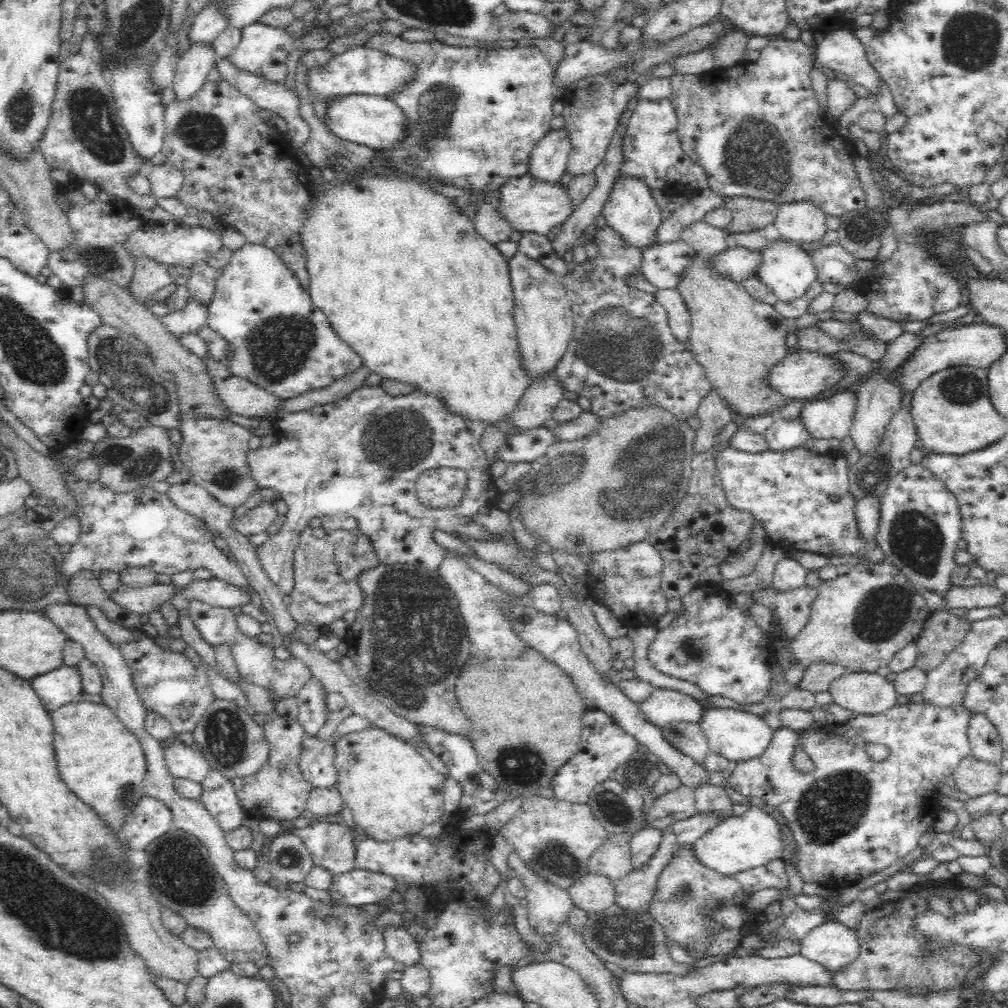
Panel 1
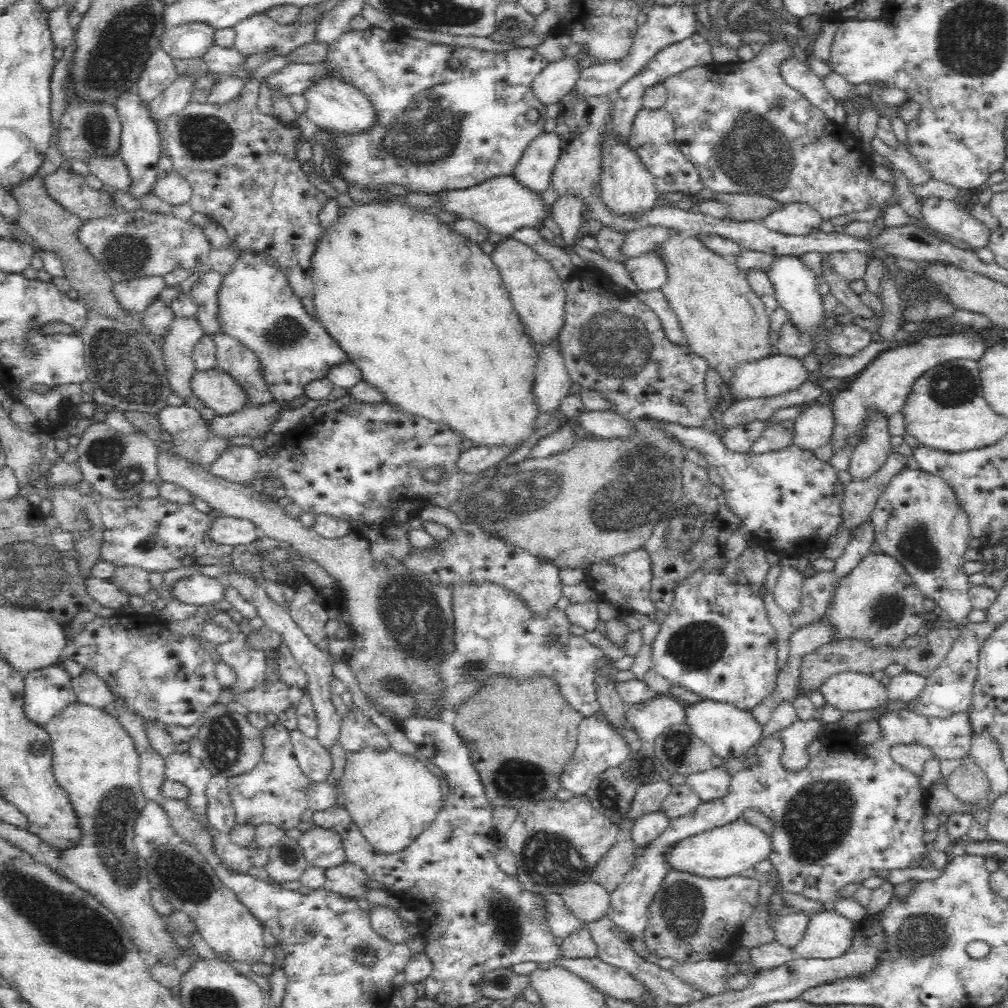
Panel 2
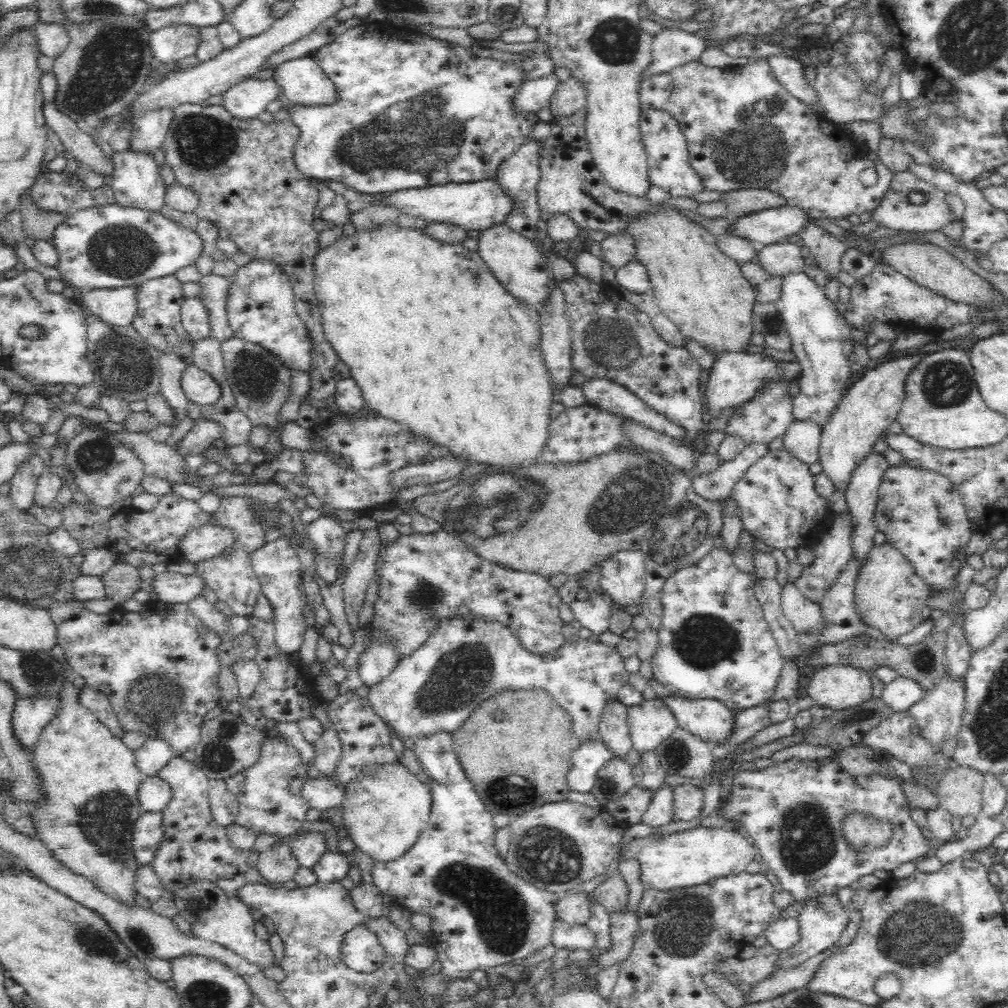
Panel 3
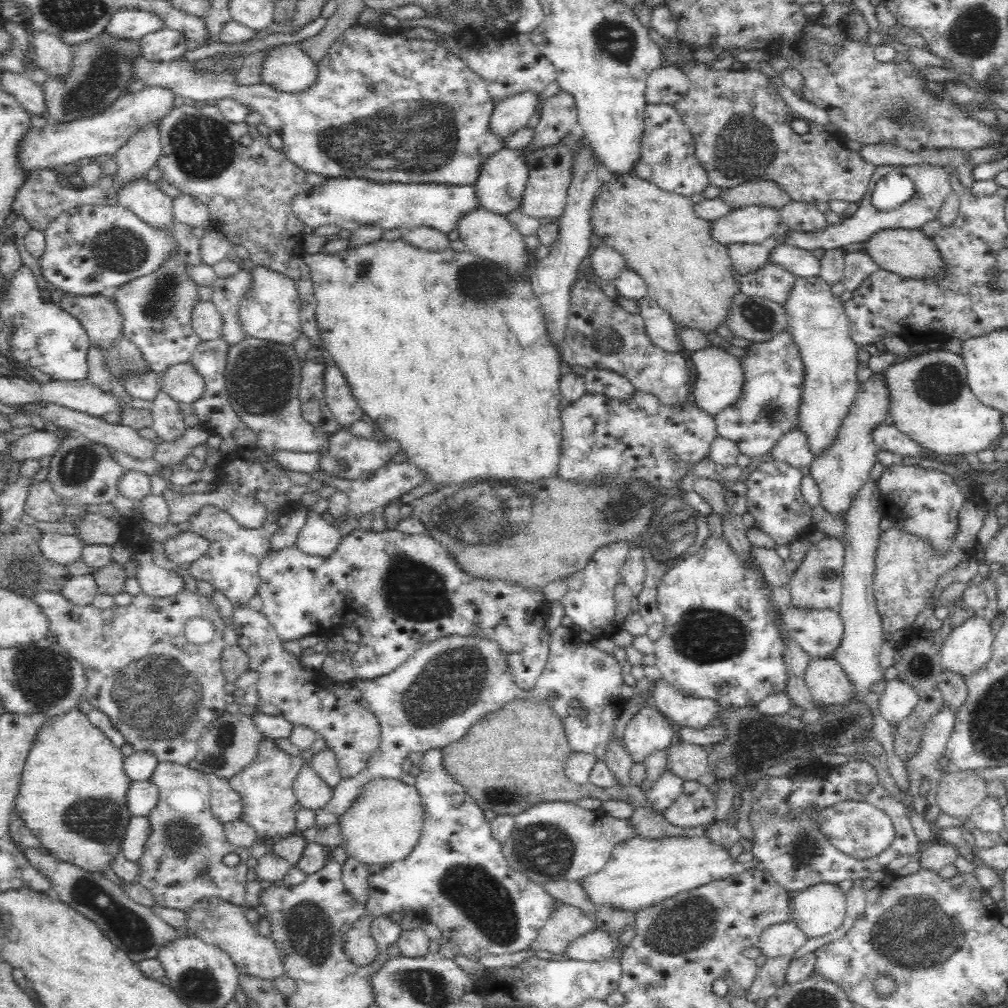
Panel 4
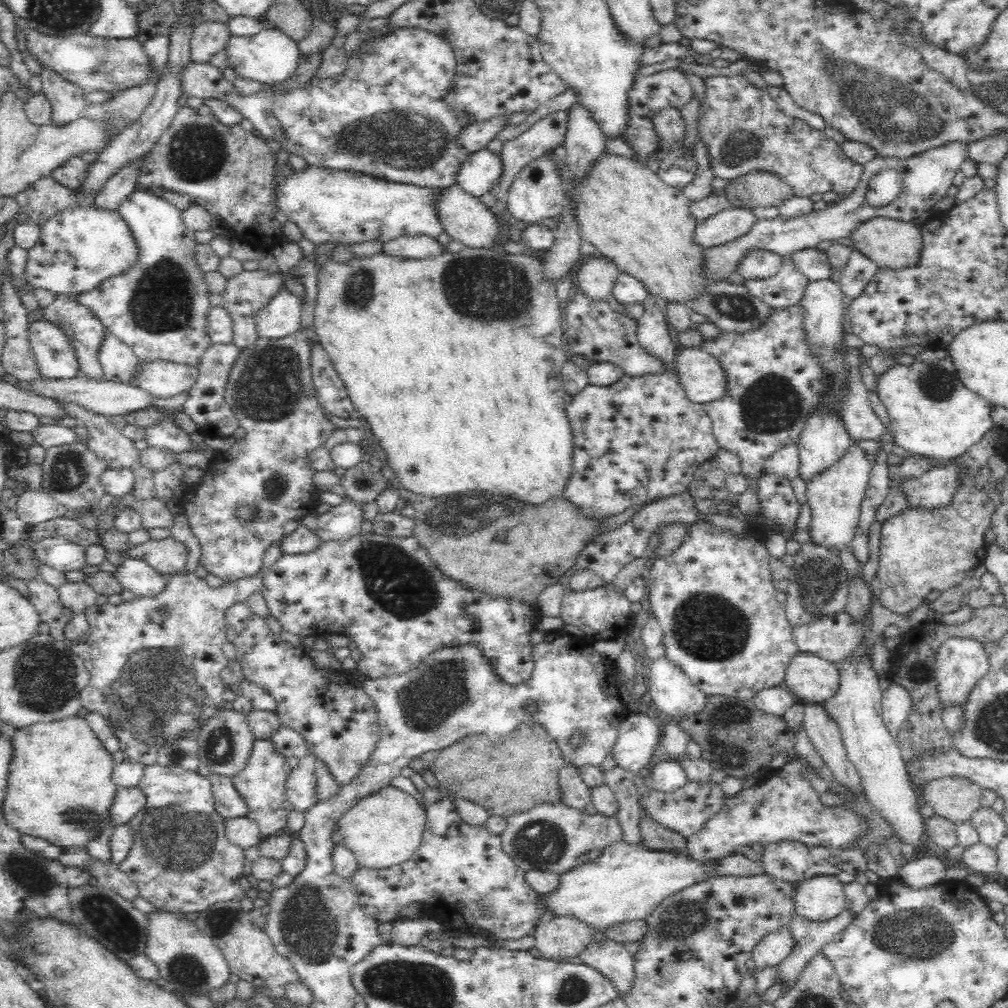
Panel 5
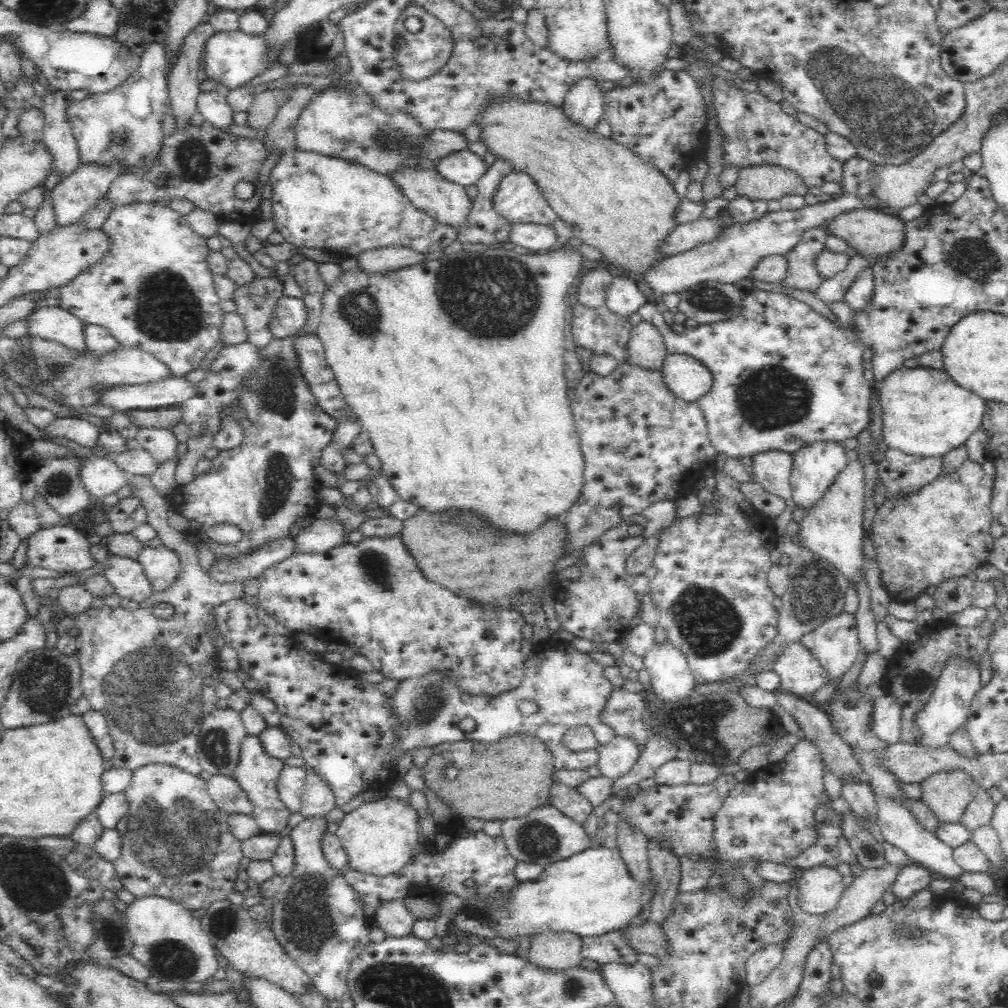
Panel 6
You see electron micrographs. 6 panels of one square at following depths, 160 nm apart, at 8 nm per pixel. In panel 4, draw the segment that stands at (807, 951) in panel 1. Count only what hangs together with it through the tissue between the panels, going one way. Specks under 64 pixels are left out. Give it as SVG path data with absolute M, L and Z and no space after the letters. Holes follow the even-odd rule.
M817 885L793 895L791 920L810 938L826 937L842 926L846 914L845 894L837 885ZM794 954L767 958L767 961L759 967L758 976L754 984L746 991L746 997L750 1001L760 998L767 999L775 993L777 988L786 984L788 966L794 962Z

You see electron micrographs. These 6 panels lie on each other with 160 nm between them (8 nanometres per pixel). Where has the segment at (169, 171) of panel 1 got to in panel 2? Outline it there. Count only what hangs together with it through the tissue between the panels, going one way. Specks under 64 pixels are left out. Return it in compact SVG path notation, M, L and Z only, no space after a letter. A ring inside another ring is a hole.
M174 169L171 172L158 172L152 186L152 195L170 205L188 203L191 197L189 182Z

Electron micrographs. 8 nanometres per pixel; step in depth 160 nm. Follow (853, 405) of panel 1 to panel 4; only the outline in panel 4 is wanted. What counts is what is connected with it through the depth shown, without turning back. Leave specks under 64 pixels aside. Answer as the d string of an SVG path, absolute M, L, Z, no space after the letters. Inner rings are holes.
M799 426L783 434L774 445L771 453L772 459L782 460L797 468L809 467L815 456L810 449L808 435Z

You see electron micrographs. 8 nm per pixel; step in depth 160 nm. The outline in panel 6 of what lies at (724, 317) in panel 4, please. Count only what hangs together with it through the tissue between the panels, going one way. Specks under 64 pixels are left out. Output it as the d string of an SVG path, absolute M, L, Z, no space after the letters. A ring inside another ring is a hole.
M512 98L512 100L504 100L504 102L498 102L498 104L490 106L484 113L485 116L479 119L476 126L482 128L481 140L486 145L486 148L488 148L496 158L504 157L510 159L510 161L514 163L514 170L528 171L528 173L538 181L540 189L544 191L546 201L548 201L548 204L556 211L558 218L564 220L573 236L580 238L583 244L593 246L600 250L603 254L603 261L607 265L617 266L625 270L625 272L633 274L635 278L639 277L642 279L650 270L656 268L656 264L660 264L660 262L664 262L666 258L669 258L669 256L662 251L662 248L664 248L664 244L668 242L668 238L670 238L670 234L674 232L674 228L678 226L676 210L678 210L678 206L680 206L681 202L680 198L678 198L678 194L674 191L674 184L668 181L668 177L666 177L660 169L656 168L652 163L644 162L635 152L612 141L612 139L608 139L597 132L587 132L587 130L574 127L574 125L564 117L560 108L550 106L549 104L541 104L541 102L526 102L526 104L523 104L523 102L518 102Z

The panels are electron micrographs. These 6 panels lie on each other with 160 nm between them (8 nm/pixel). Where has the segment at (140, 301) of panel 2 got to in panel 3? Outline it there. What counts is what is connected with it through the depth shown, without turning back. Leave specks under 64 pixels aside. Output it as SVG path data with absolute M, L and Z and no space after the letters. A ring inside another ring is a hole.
M139 285L84 290L82 299L90 311L115 326L129 326L138 312Z

